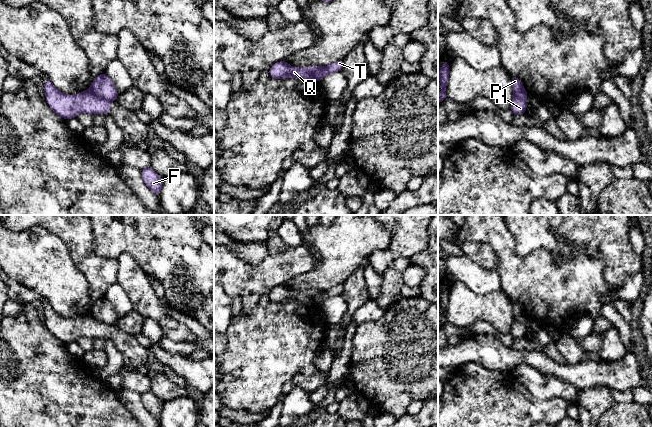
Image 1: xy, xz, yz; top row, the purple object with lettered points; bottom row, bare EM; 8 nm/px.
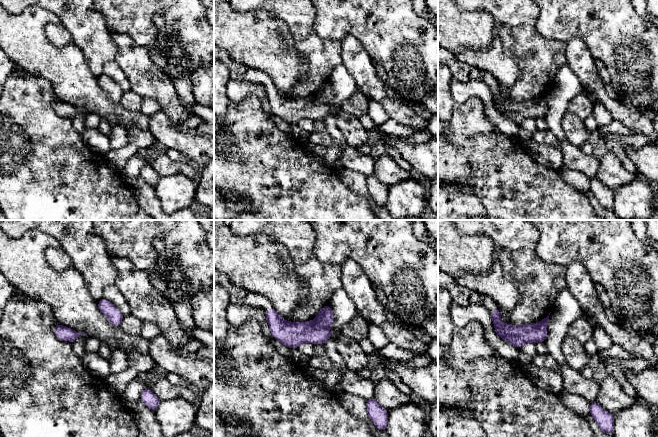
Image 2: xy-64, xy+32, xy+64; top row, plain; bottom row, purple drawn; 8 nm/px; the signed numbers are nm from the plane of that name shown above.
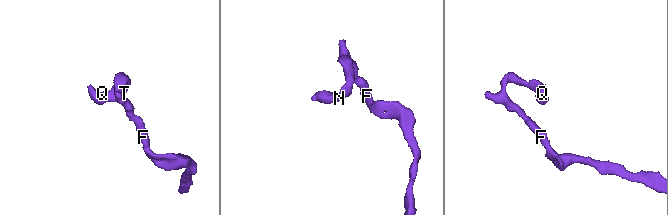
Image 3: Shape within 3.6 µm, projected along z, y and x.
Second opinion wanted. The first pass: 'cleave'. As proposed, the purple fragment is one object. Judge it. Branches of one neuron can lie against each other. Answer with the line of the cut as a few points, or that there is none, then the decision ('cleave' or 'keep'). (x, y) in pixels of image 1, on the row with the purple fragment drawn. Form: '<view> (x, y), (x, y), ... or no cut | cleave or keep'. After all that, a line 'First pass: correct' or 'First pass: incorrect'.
xy (89, 90), (95, 95), (110, 101) | cleave
First pass: correct

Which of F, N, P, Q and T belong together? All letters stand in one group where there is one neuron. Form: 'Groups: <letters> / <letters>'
Groups: F P T / N Q

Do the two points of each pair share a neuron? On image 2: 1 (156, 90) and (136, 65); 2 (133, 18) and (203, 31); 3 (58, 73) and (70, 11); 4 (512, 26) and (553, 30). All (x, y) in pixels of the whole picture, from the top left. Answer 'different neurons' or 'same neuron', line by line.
1: same neuron
2: same neuron
3: different neurons
4: different neurons

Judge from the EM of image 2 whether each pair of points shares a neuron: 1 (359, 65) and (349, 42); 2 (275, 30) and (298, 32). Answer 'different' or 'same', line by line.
1: same
2: different

